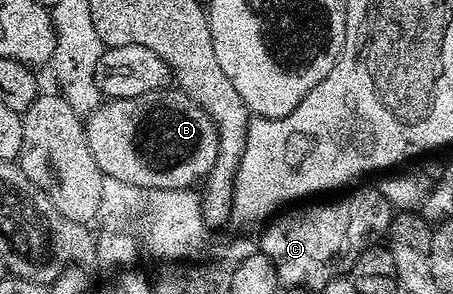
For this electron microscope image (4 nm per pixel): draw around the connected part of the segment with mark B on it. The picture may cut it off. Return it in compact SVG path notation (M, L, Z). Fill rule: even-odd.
M174 86L157 88L154 92L140 94L140 98L124 98L123 100L107 99L85 117L84 123L86 125L86 137L88 138L88 150L92 150L92 158L96 158L96 166L100 166L103 177L111 176L112 178L116 178L116 182L128 182L128 186L190 190L199 182L205 181L207 173L212 168L212 162L216 162L218 135L216 134L216 126L212 122L212 118L204 110L200 110L200 106L196 106L196 102L192 102L192 98L188 98Z

